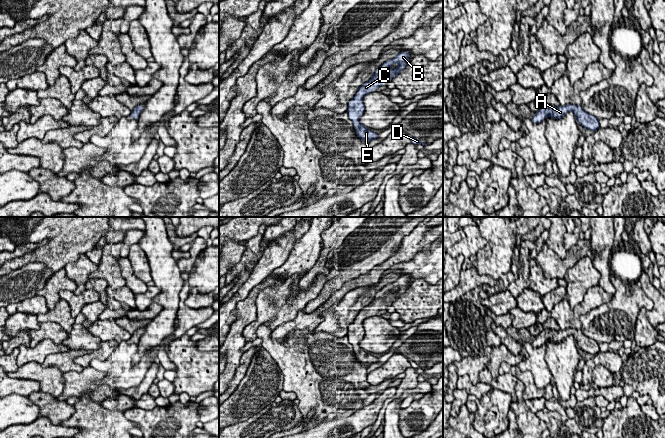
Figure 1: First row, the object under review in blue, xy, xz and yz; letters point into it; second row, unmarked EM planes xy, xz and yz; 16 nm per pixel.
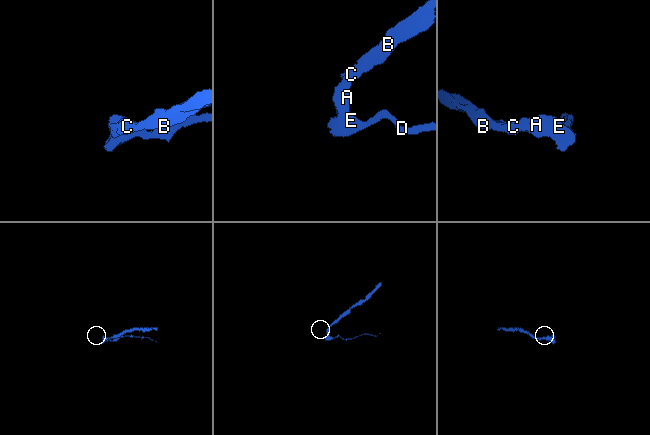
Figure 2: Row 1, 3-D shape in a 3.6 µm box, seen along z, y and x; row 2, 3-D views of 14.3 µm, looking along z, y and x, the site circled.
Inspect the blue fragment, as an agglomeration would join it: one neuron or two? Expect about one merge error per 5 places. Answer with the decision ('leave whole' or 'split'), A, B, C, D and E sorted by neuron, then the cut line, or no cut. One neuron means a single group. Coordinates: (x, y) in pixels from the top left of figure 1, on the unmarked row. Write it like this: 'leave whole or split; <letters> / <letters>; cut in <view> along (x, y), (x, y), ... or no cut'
leave whole; A B C D E; no cut

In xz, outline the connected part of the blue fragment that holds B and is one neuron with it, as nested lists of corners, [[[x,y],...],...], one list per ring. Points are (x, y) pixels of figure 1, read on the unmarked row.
[[[404,275],[398,277],[395,282],[387,284],[382,290],[376,293],[369,305],[359,311],[357,318],[350,324],[347,337],[349,343],[353,346],[357,361],[362,365],[369,367],[373,363],[378,362],[378,358],[370,355],[359,346],[359,342],[363,339],[365,334],[363,321],[398,299],[409,287],[409,279],[409,275]]]

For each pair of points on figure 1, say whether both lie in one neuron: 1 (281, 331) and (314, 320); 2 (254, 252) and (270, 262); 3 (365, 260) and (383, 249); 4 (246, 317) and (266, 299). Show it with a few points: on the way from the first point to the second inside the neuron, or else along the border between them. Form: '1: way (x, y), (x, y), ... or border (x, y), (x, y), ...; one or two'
1: way (289, 326), (306, 321); one
2: border (268, 244), (248, 276); two
3: way (369, 256), (379, 250); one
4: border (263, 289), (256, 299), (256, 318), (244, 327); two

